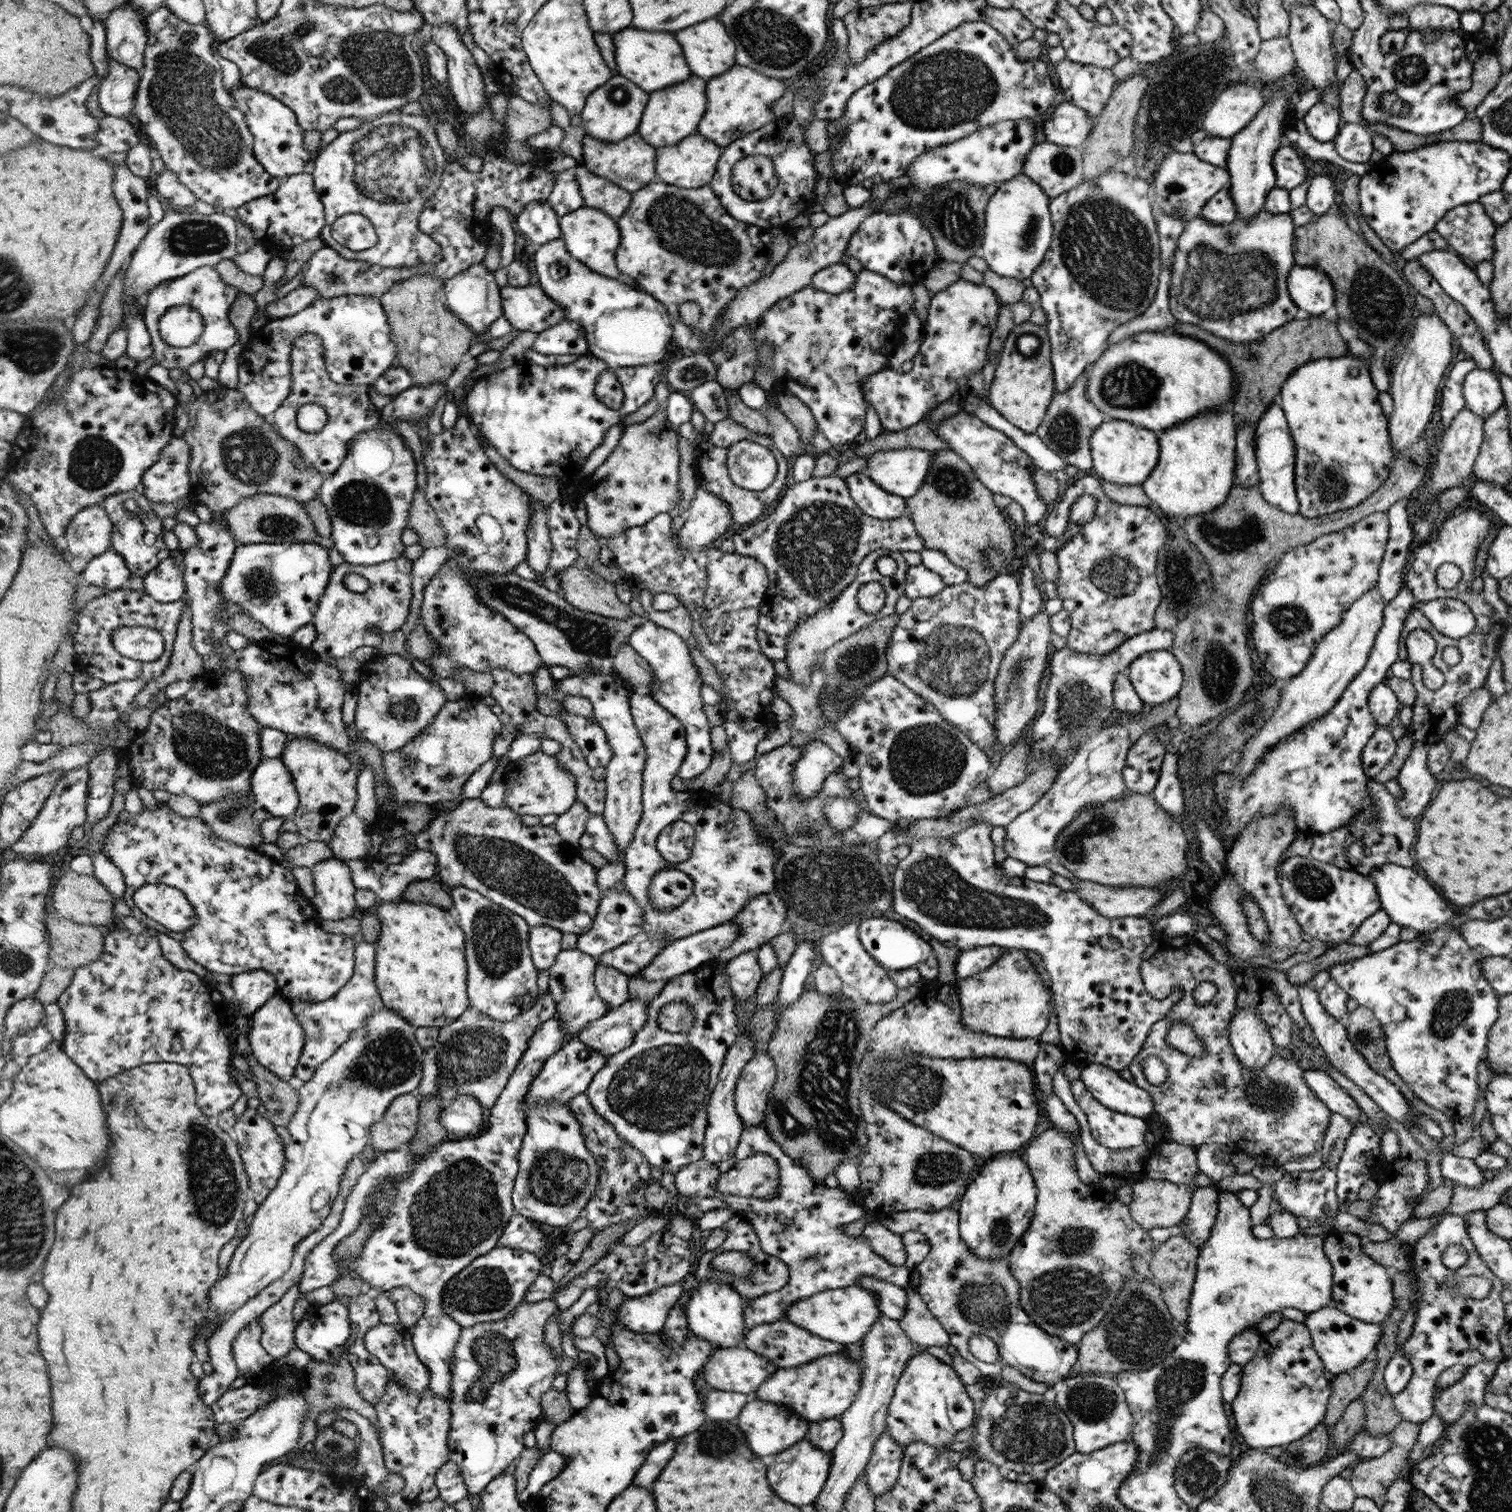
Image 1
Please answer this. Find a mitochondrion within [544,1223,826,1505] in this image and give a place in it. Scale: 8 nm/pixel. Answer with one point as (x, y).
(720, 1444)

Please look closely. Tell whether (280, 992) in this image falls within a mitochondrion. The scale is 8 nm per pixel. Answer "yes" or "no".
no

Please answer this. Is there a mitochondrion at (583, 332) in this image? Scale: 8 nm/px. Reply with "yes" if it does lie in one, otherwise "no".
no

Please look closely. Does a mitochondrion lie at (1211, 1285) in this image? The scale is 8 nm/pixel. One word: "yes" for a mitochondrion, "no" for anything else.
no

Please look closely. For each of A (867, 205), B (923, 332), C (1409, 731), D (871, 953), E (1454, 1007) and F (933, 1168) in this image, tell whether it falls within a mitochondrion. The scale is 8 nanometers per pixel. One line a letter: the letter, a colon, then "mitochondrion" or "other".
A: other
B: other
C: other
D: other
E: mitochondrion
F: mitochondrion

